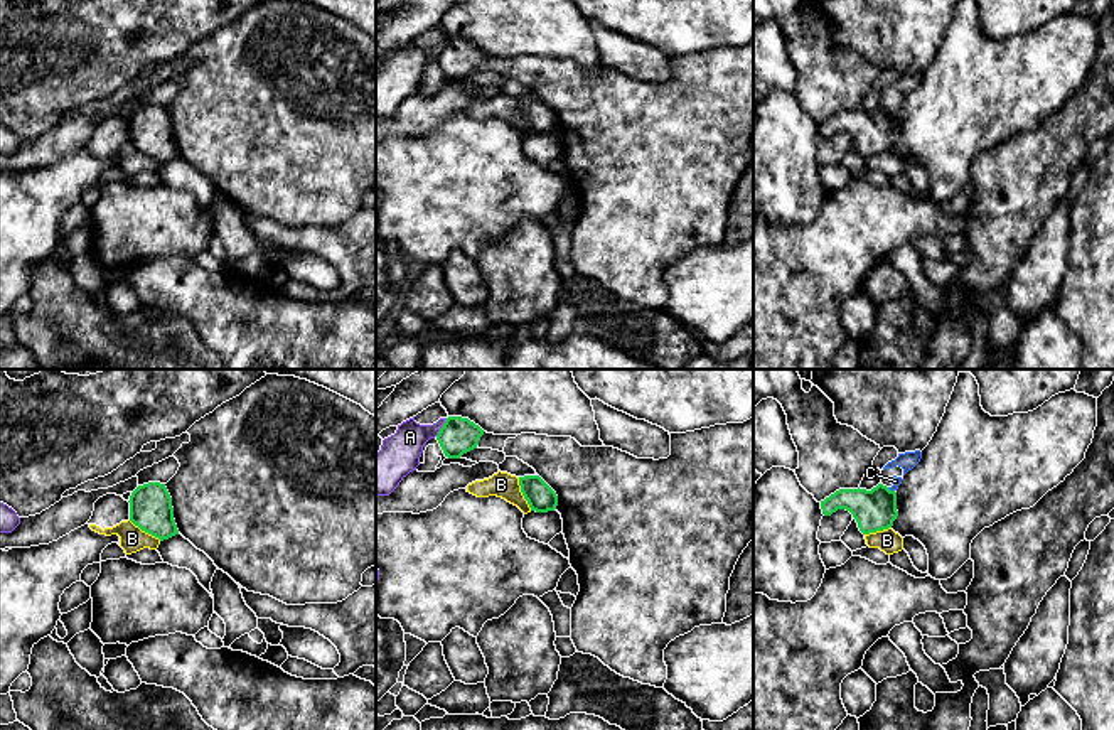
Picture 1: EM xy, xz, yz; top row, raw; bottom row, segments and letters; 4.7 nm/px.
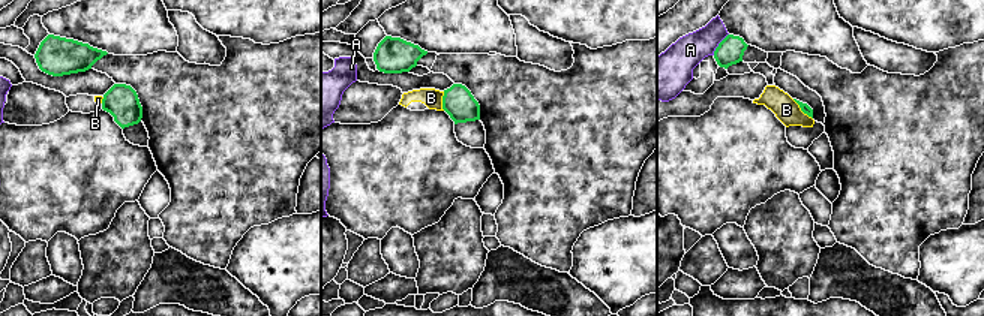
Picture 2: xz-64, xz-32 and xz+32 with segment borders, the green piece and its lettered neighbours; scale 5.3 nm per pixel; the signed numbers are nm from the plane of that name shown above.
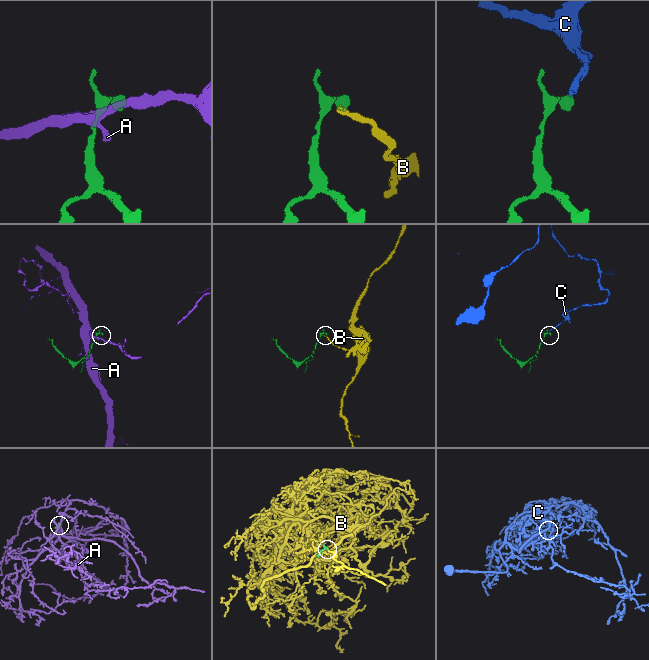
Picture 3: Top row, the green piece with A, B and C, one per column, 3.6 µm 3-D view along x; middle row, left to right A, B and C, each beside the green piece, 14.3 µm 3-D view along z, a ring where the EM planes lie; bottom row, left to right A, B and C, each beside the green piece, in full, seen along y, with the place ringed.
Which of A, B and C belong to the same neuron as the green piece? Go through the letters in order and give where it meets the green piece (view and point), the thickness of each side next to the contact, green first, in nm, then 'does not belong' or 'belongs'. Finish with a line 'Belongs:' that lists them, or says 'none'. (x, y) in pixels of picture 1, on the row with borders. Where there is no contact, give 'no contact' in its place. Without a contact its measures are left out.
A: xz (442, 427) | 180/190 nm | does not belong
B: xz (523, 494) | 140/120 nm | does not belong
C: yz (889, 489) | 200/50 nm | does not belong
Belongs: none

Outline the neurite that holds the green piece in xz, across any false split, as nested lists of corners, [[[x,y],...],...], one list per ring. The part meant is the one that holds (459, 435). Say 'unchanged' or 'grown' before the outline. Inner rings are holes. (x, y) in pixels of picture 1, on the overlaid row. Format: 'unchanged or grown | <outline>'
unchanged | [[[448,416],[440,428],[436,440],[448,459],[460,459],[463,454],[477,448],[484,430],[462,416]]]

